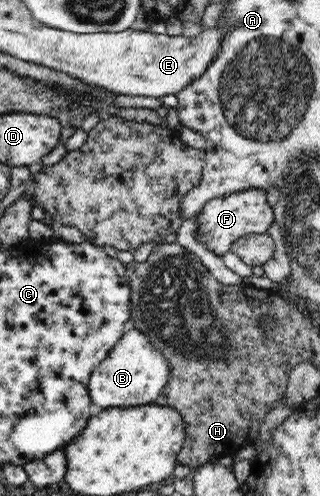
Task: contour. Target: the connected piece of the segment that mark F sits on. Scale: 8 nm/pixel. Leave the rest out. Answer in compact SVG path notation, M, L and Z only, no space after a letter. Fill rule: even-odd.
M252 188L223 198L214 198L202 208L196 221L196 241L216 257L223 257L232 251L232 246L242 236L264 234L274 222L274 212L268 207L266 193Z

